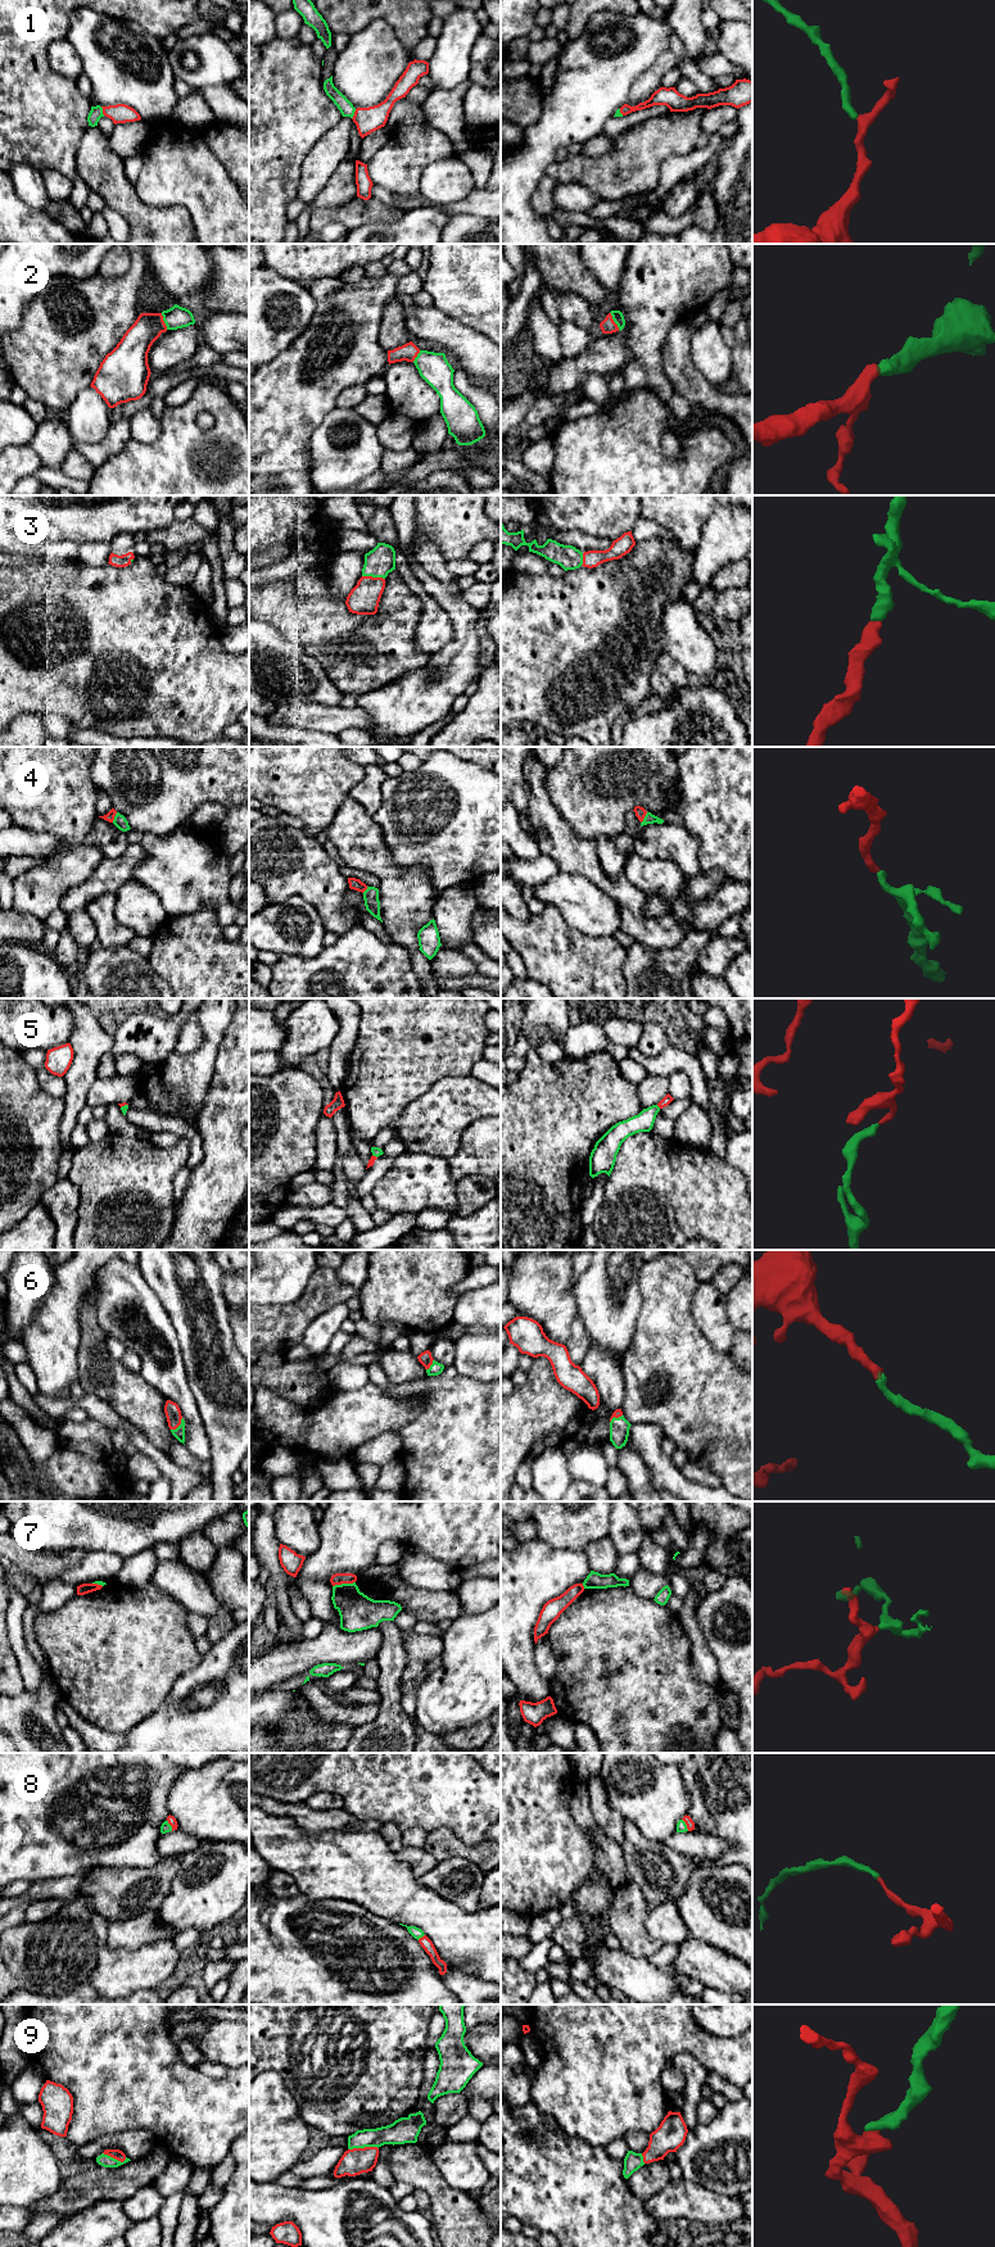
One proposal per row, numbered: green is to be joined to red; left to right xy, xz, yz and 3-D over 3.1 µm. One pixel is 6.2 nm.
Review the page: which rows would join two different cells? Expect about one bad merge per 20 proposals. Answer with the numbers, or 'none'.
7

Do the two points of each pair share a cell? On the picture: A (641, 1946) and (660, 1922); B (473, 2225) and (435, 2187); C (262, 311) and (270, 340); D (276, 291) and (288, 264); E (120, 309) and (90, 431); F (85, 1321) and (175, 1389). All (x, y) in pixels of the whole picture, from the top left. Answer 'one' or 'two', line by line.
A: two
B: one
C: one
D: two
E: two
F: two

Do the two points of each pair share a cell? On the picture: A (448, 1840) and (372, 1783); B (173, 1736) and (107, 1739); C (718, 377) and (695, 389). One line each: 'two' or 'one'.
A: two
B: two
C: two

